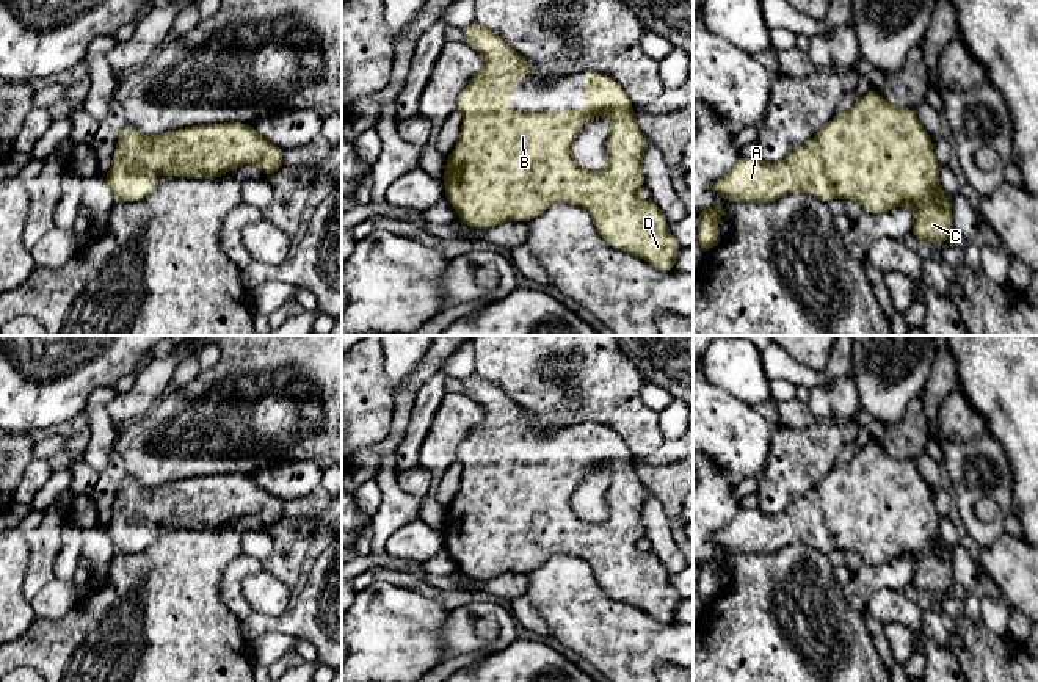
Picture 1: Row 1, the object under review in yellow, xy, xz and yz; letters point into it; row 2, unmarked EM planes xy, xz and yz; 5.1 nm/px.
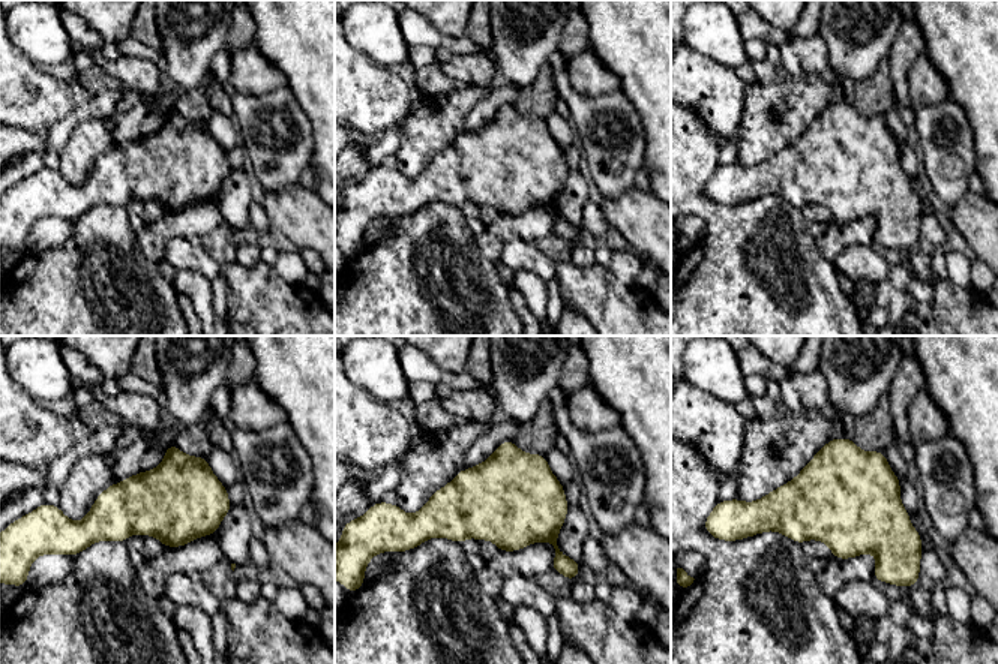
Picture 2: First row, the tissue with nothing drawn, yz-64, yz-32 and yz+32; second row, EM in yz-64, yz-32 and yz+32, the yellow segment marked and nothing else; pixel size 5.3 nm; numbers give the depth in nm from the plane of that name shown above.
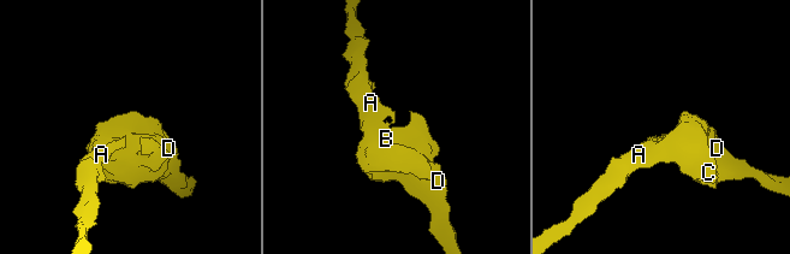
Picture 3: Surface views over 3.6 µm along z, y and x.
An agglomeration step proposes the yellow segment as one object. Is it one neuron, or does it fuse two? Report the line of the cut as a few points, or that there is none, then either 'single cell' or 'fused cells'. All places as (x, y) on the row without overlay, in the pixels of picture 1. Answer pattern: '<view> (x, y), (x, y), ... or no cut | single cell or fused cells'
no cut | single cell

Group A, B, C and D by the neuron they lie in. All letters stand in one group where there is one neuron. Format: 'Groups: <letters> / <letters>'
Groups: A B C D

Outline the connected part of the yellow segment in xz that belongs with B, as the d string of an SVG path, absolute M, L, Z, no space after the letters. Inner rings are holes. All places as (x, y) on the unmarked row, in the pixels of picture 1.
M477 372L461 383L466 395L483 408L485 419L458 448L458 463L464 472L441 530L445 550L456 561L458 572L485 582L505 572L528 574L552 555L574 555L591 566L597 585L612 599L638 607L660 622L674 622L682 597L670 585L659 557L652 550L637 547L638 539L646 536L641 511L648 491L638 480L635 461L621 436L608 426L588 422L583 463L563 459L552 466L511 464L508 456L513 441L522 428L532 426L532 414L511 400L499 384ZM601 466L610 470L610 484L605 491L608 517L599 524L588 524L574 513L572 495L580 480Z

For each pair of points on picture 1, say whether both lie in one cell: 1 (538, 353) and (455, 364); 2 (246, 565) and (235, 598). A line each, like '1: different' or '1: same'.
1: different
2: same

